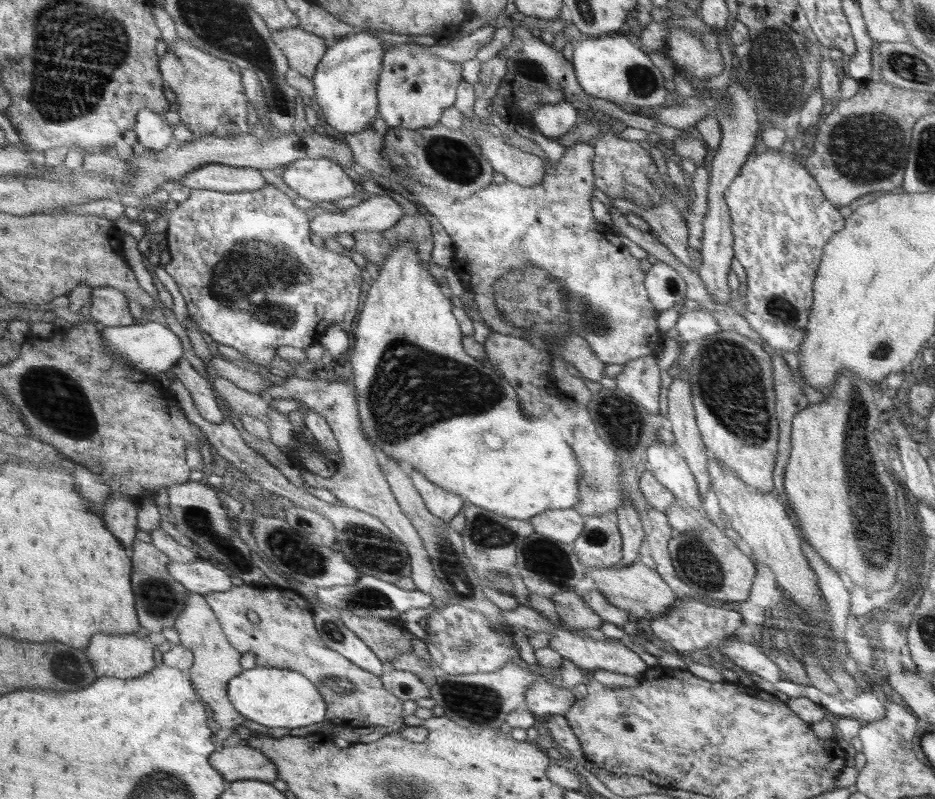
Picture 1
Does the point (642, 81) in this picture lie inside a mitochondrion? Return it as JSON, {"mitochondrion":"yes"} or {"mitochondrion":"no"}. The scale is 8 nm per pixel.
{"mitochondrion":"yes"}

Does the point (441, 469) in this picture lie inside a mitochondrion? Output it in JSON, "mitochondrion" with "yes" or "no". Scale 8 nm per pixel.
{"mitochondrion":"no"}

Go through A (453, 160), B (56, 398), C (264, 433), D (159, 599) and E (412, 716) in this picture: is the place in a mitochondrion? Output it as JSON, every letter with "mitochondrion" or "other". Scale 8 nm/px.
{"A":"mitochondrion","B":"mitochondrion","C":"other","D":"mitochondrion","E":"other"}

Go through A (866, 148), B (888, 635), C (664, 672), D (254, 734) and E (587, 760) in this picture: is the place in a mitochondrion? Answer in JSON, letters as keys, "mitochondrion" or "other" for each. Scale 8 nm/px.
{"A":"mitochondrion","B":"other","C":"other","D":"other","E":"other"}

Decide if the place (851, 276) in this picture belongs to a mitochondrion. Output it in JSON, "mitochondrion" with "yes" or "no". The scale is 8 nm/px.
{"mitochondrion":"no"}

